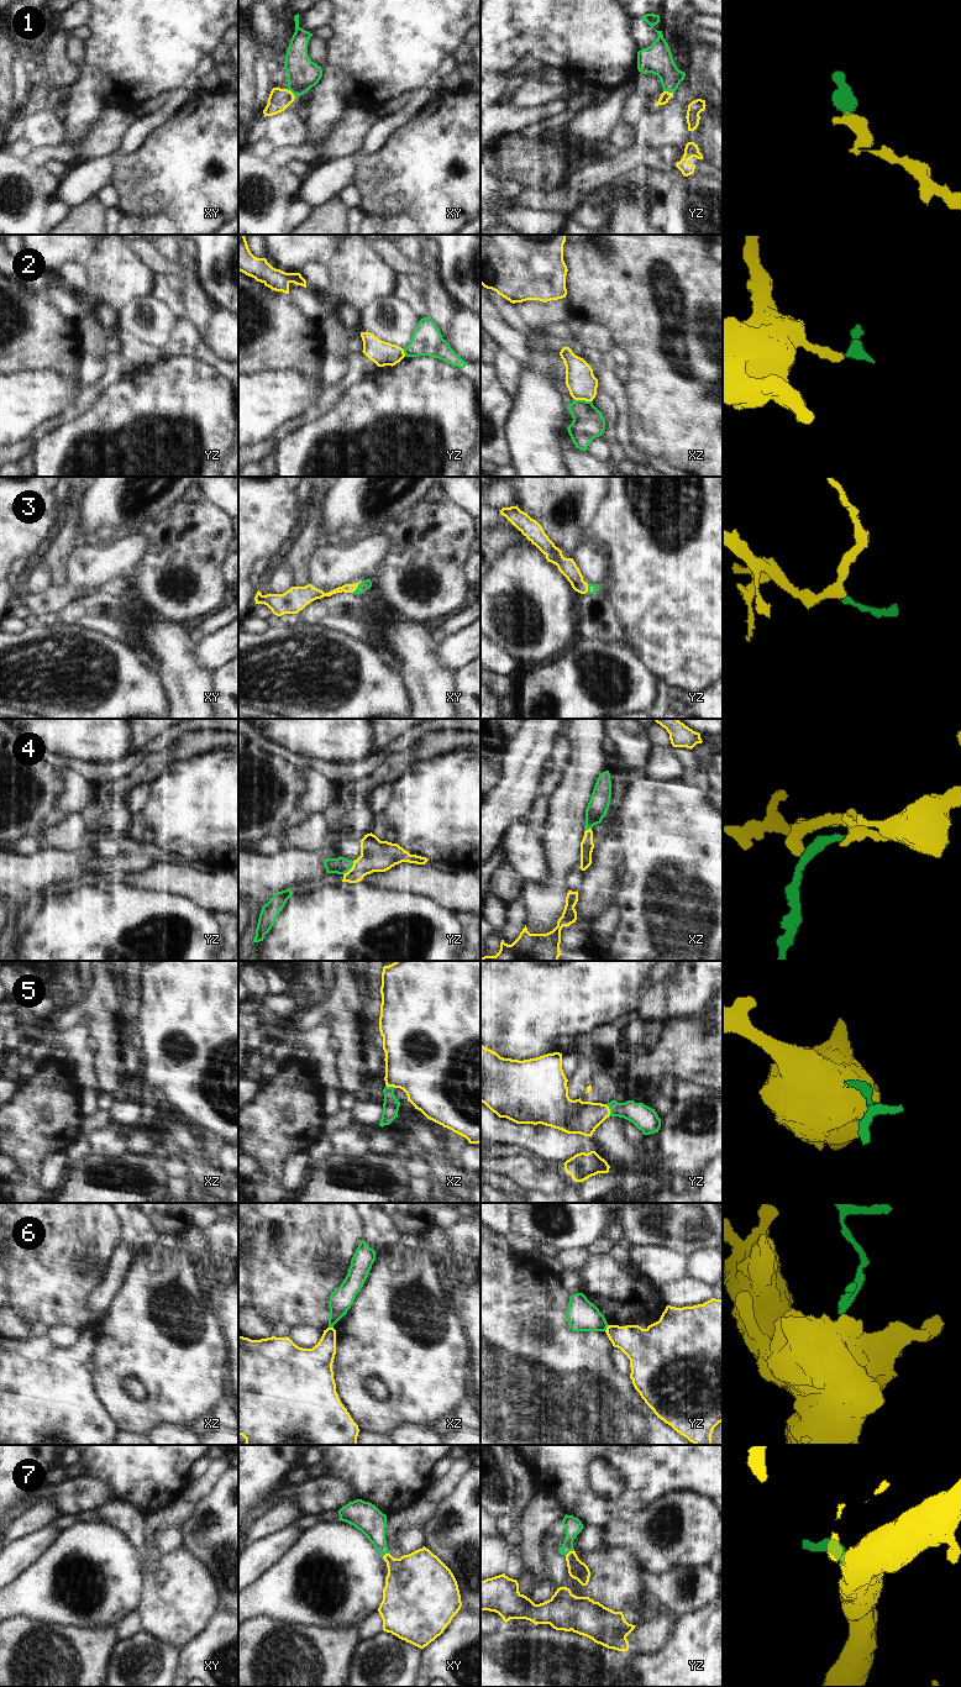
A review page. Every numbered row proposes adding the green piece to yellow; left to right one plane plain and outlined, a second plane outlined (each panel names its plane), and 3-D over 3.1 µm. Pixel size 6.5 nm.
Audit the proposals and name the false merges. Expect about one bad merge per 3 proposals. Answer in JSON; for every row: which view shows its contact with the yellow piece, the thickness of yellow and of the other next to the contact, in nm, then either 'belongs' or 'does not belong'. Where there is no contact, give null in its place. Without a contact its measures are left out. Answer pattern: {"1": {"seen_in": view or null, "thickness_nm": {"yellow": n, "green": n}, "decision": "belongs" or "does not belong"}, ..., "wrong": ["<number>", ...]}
{"1": {"seen_in": "yz", "thickness_nm": {"yellow": 70, "green": 190}, "decision": "belongs"}, "2": {"seen_in": "xz", "thickness_nm": {"yellow": 190, "green": 200}, "decision": "does not belong"}, "3": {"seen_in": "xy", "thickness_nm": {"yellow": 60, "green": 70}, "decision": "belongs"}, "4": {"seen_in": "yz", "thickness_nm": {"yellow": 200, "green": 110}, "decision": "belongs"}, "5": {"seen_in": "yz", "thickness_nm": {"yellow": 220, "green": 160}, "decision": "belongs"}, "6": {"seen_in": "yz", "thickness_nm": {"yellow": 220, "green": 200}, "decision": "does not belong"}, "7": {"seen_in": "yz", "thickness_nm": {"yellow": 120, "green": 110}, "decision": "belongs"}, "wrong": ["2", "6"]}

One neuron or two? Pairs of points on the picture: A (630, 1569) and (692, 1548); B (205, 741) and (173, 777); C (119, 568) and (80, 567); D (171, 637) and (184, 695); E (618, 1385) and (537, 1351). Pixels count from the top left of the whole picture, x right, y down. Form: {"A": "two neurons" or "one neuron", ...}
{"A": "two neurons", "B": "two neurons", "C": "one neuron", "D": "one neuron", "E": "one neuron"}

